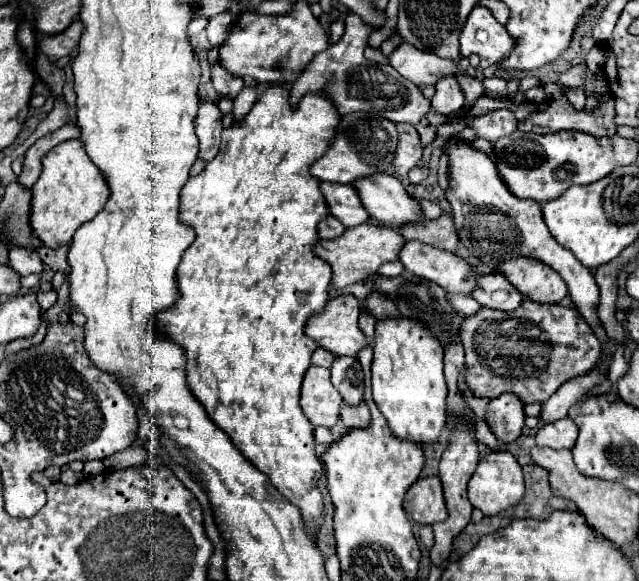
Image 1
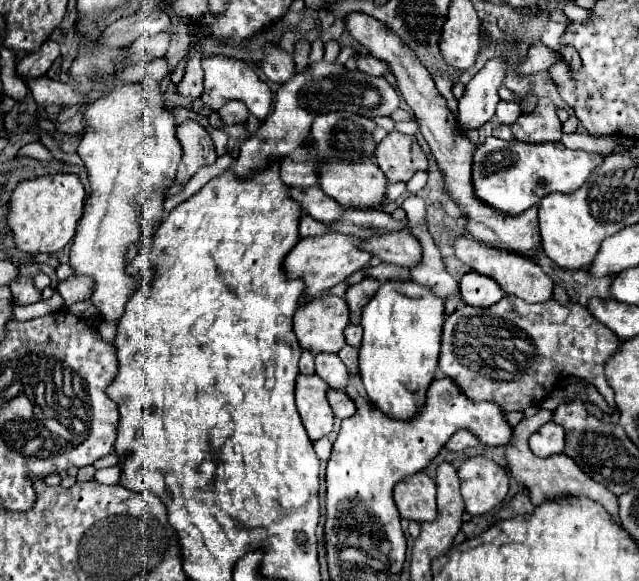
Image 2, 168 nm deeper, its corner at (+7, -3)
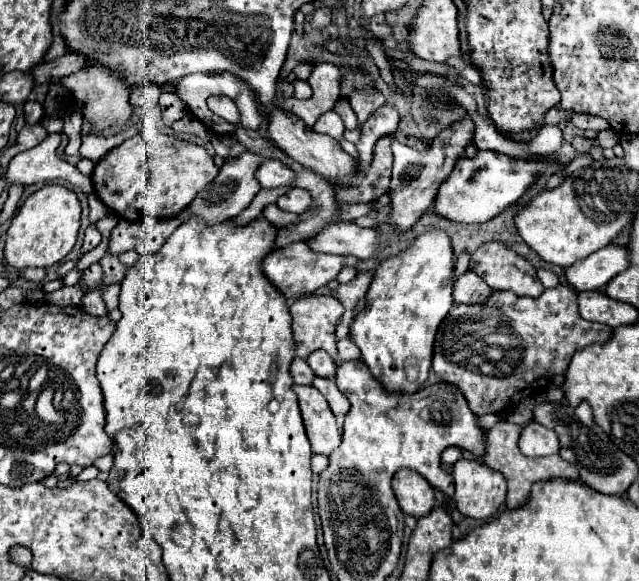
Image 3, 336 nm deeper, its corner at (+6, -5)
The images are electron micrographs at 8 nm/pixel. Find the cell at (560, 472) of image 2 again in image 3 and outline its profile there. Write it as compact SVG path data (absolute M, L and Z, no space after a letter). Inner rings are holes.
M498 422L494 428L488 430L486 434L486 466L498 470L504 474L508 482L508 496L506 496L506 506L508 508L520 508L530 496L530 488L536 482L542 480L552 480L552 478L566 478L566 480L578 480L578 472L574 466L564 462L560 456L548 456L548 458L528 458L522 456L518 450L518 438L522 434L520 424L512 422Z

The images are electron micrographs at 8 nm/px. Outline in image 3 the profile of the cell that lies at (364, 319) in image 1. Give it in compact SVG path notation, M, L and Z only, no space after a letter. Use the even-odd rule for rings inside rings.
M342 338L338 340L338 352L342 356L342 360L358 360L358 346L354 346L354 342L350 342L350 338Z

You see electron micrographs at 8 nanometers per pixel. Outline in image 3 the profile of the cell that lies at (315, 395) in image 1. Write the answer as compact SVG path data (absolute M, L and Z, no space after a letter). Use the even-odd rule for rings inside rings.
M294 384L292 388L298 394L298 404L302 410L306 434L312 444L312 452L328 456L340 444L340 432L326 398L314 390L314 386Z

